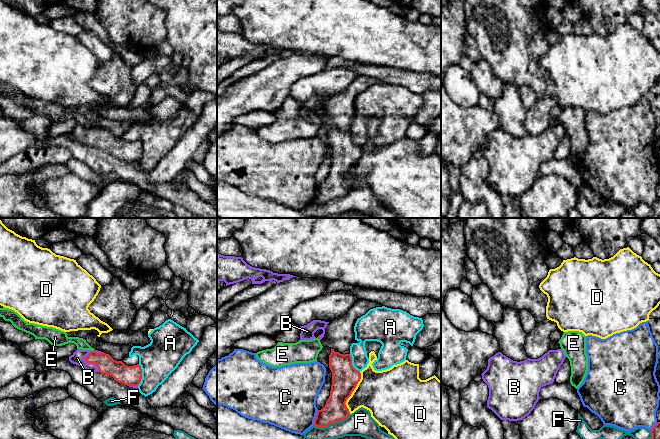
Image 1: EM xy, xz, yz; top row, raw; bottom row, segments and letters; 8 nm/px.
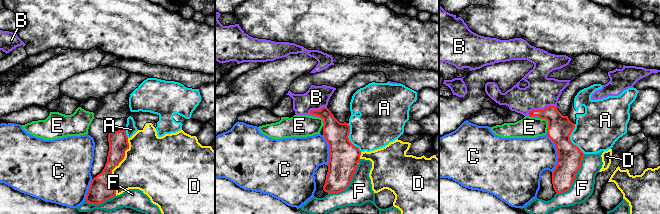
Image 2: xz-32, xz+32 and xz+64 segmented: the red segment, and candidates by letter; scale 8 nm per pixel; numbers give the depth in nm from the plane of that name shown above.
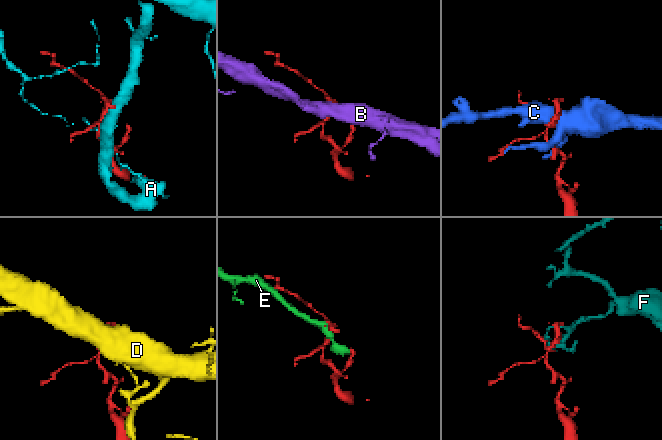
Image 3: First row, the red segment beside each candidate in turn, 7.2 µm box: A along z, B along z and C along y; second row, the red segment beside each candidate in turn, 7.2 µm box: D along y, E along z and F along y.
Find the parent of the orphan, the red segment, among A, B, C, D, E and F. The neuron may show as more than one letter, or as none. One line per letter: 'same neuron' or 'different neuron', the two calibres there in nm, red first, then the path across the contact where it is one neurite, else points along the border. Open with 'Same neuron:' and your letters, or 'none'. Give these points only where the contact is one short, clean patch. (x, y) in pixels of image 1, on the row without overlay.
Same neuron: B
A: different neuron | 160/300 nm
B: same neuron | 150/100 nm
C: different neuron | 190/440 nm
D: different neuron | 220/360 nm
E: different neuron | 150/90 nm | along xy (94, 125), (91, 127)
F: different neuron | 190/200 nm

